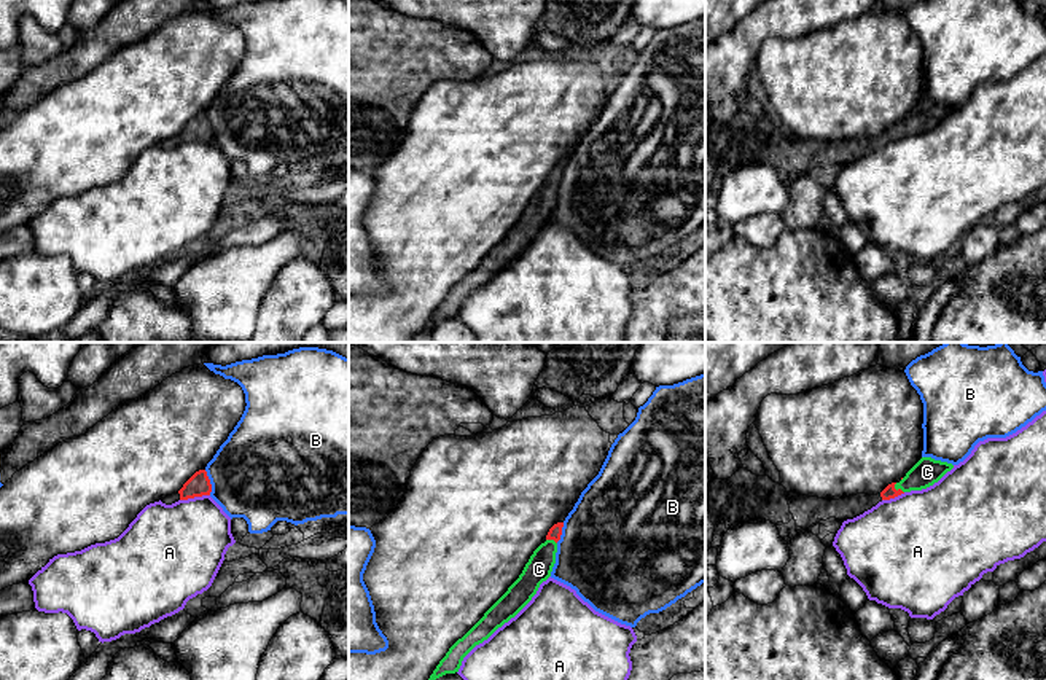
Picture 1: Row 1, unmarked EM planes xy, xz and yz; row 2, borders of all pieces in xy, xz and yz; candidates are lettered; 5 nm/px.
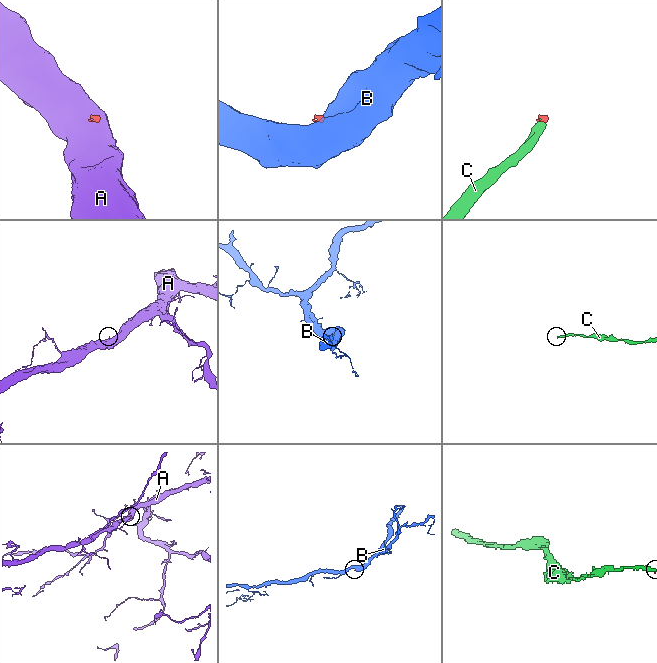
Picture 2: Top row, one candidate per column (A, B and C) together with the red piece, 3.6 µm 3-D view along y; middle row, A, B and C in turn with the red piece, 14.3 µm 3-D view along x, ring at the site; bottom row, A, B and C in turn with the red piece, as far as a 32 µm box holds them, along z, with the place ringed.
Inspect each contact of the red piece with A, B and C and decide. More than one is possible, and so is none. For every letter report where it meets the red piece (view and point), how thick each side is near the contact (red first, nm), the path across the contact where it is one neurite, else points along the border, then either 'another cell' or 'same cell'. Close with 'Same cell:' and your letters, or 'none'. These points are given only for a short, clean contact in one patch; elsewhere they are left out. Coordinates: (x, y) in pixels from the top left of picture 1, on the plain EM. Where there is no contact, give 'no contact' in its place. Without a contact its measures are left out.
A: contact xy (195, 139); calibres 110 and 420 nm; border xy (209, 137), (180, 144); another cell
B: contact xy (209, 126); calibres 110 and 460 nm; border xy (204, 113), (210, 128), (210, 137); another cell
C: contact yz (895, 132); calibres 70 and 140 nm; way yz (889, 136), (895, 132), (927, 115); same cell
Same cell: C

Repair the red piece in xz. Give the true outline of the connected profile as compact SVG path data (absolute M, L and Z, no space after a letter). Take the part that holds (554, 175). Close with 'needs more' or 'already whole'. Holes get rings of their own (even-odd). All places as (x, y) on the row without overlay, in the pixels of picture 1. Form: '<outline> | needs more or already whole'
M557 166L549 172L546 185L533 194L519 221L484 256L484 260L449 291L446 299L430 319L425 334L417 338L416 342L425 341L428 331L436 322L446 317L459 315L463 301L476 288L487 283L498 271L514 261L532 244L540 228L551 220L552 210L556 207L557 185L560 183L562 170L564 166Z | needs more

